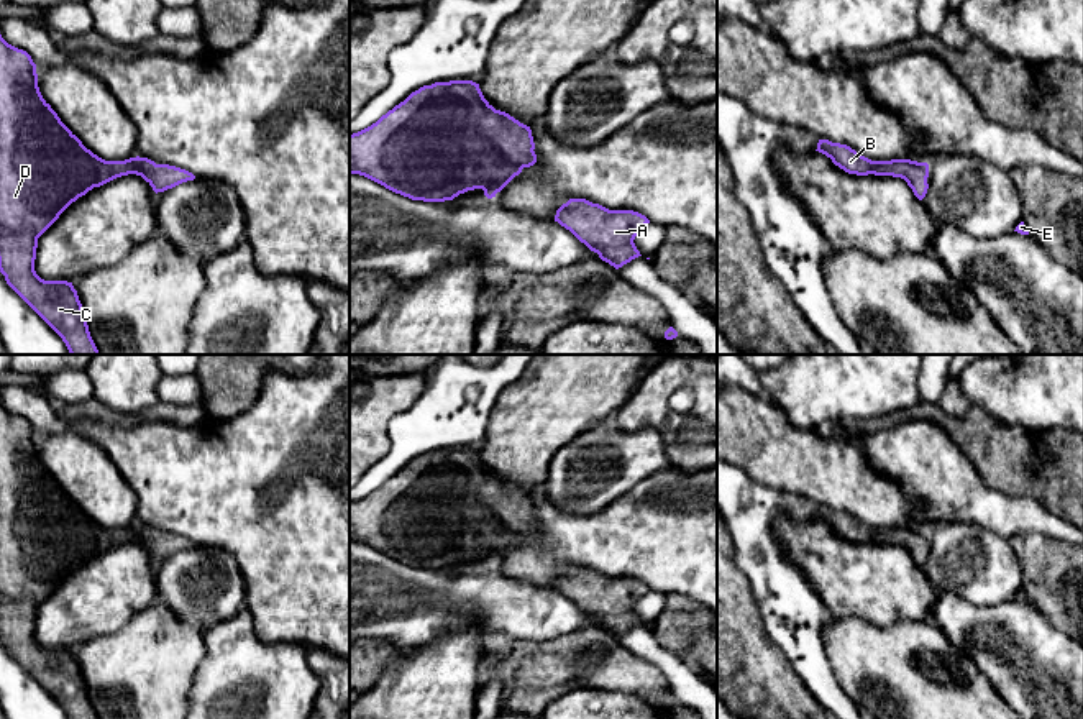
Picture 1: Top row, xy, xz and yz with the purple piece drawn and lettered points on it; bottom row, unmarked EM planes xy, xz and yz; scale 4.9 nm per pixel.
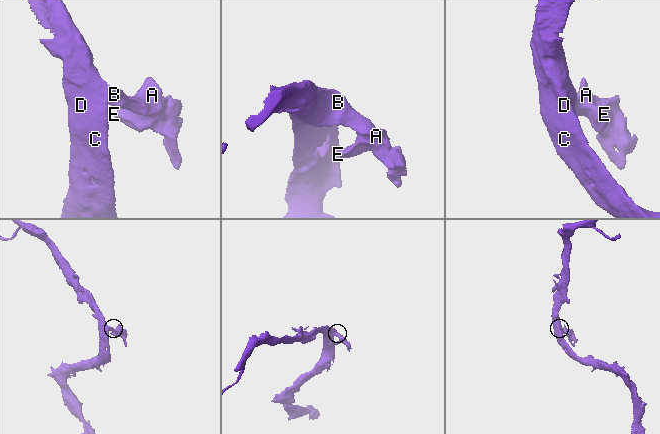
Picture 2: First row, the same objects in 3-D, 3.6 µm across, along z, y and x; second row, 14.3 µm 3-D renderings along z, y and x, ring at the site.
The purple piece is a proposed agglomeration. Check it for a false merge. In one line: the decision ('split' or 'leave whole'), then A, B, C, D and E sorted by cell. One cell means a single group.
leave whole; A B C D E

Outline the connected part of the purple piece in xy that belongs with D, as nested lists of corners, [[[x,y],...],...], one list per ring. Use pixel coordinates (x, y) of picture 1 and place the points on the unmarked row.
[[[0,402],[0,640],[7,652],[62,706],[69,719],[98,719],[72,650],[44,648],[34,639],[38,606],[79,565],[117,545],[141,543],[153,558],[164,560],[195,543],[156,532],[148,525],[105,529],[87,517],[61,489],[38,455],[31,424]]]

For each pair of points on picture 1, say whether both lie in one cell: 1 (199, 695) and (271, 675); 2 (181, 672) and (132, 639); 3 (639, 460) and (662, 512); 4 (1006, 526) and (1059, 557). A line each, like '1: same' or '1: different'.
1: same
2: same
3: different
4: different

